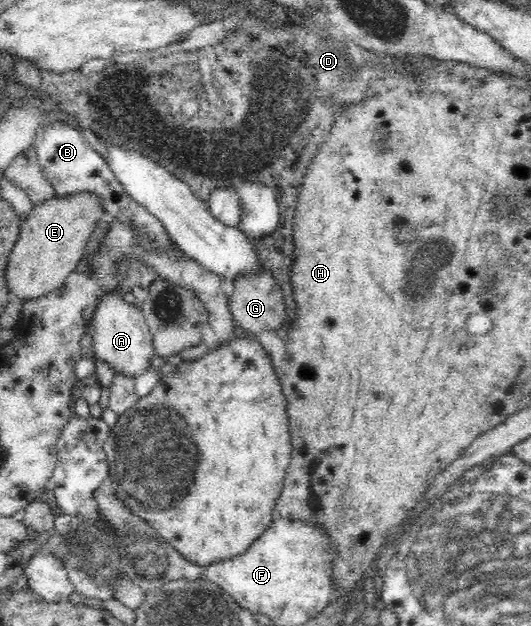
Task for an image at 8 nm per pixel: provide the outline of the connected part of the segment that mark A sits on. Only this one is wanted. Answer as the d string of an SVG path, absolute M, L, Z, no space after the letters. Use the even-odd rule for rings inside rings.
M117 292L107 293L94 309L94 315L88 325L88 334L93 339L97 360L110 364L115 372L123 372L134 378L144 373L149 358L155 355L152 335L145 317L137 305L131 305Z

